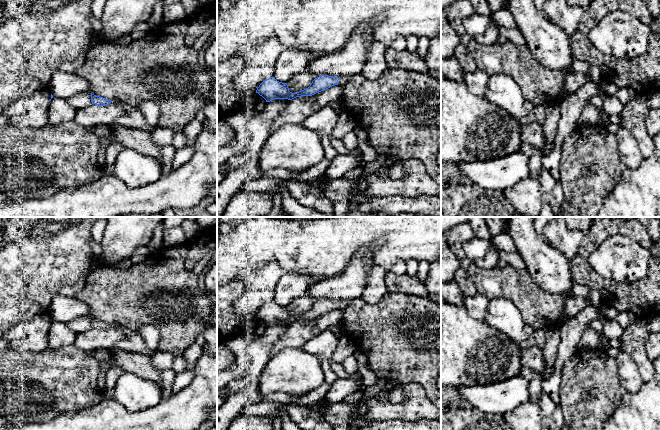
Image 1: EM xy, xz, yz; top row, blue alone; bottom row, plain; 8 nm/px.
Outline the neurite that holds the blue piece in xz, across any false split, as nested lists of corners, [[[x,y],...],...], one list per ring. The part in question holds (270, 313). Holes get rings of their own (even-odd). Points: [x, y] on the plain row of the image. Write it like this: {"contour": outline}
{"contour": [[[322,299],[315,302],[310,310],[297,317],[289,315],[287,307],[277,305],[274,301],[271,301],[263,305],[256,314],[260,320],[262,320],[266,326],[270,326],[274,323],[288,323],[292,324],[301,320],[312,320],[318,316],[326,314],[335,309],[343,309],[351,304],[350,300],[344,301],[332,301],[328,299]]]}

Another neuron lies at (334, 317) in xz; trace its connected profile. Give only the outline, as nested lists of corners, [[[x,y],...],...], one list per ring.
[[[341,309],[332,310],[326,314],[316,317],[315,326],[319,331],[324,331],[341,323],[343,314]]]

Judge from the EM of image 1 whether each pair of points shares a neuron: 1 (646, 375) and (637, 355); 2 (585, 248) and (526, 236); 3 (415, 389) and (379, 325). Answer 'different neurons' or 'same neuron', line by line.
1: same neuron
2: different neurons
3: different neurons

